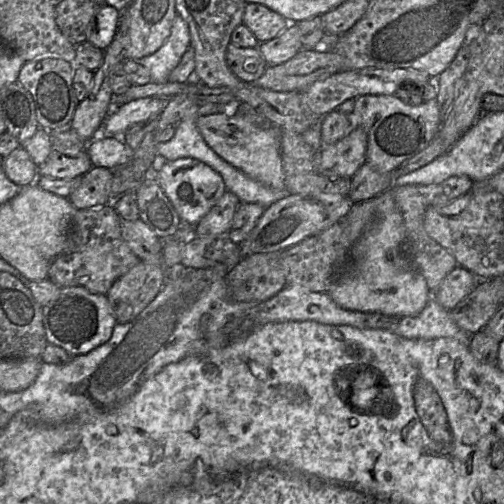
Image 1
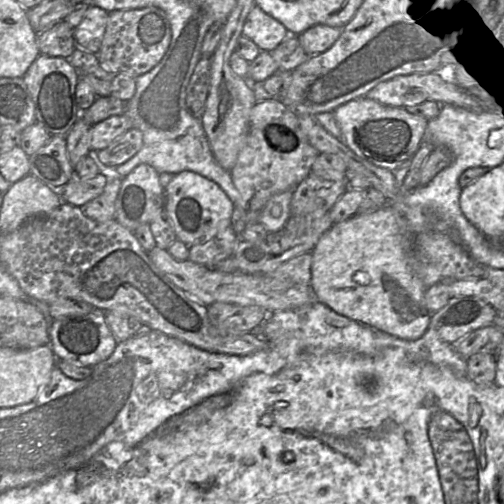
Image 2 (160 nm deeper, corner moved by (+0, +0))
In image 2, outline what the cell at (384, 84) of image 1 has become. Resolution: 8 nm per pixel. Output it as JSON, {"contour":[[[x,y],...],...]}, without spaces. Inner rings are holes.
{"contour":[[[437,72],[396,76],[376,85],[365,97],[394,107],[405,108],[430,99],[441,104],[452,104],[471,111],[493,110],[487,105],[487,100],[483,99],[477,92],[471,92],[468,85],[459,85],[454,80],[447,82]]]}

